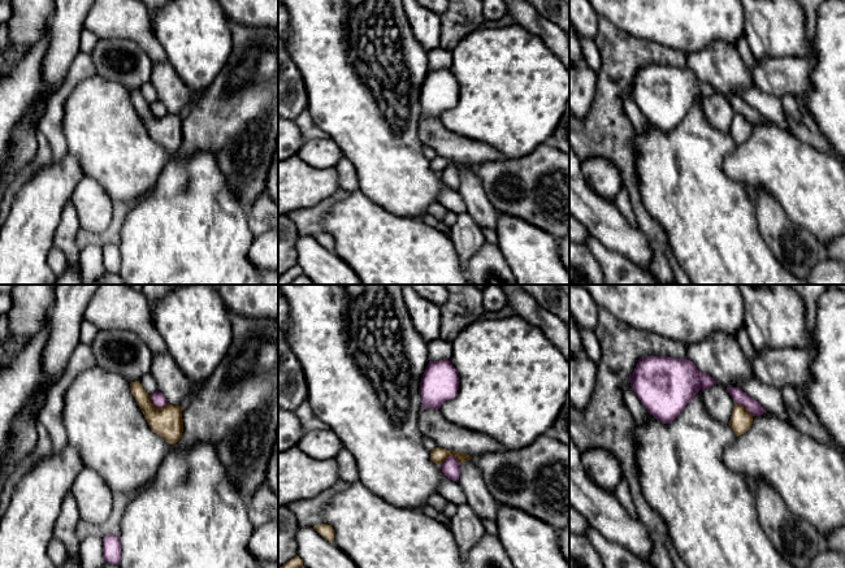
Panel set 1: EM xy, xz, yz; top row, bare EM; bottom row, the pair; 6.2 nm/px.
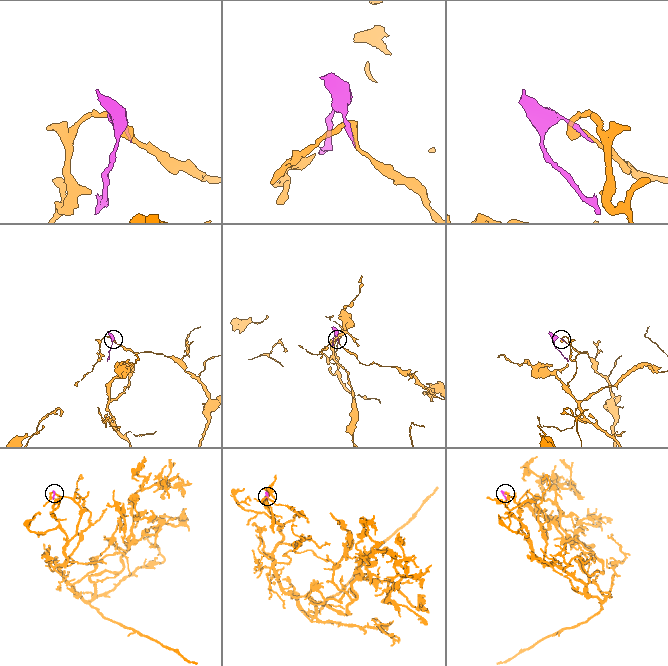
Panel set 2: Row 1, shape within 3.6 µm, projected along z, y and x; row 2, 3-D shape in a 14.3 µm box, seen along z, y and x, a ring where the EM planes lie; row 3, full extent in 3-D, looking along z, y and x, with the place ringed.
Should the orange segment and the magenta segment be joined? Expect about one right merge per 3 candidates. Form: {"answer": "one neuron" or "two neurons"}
{"answer": "two neurons"}

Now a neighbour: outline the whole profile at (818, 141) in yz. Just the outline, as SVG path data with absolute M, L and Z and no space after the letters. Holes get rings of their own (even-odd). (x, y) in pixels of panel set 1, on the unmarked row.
M786 114L786 123L789 131L793 133L801 142L812 146L820 152L836 157L835 151L823 134L811 133L803 123L797 122L789 114Z

